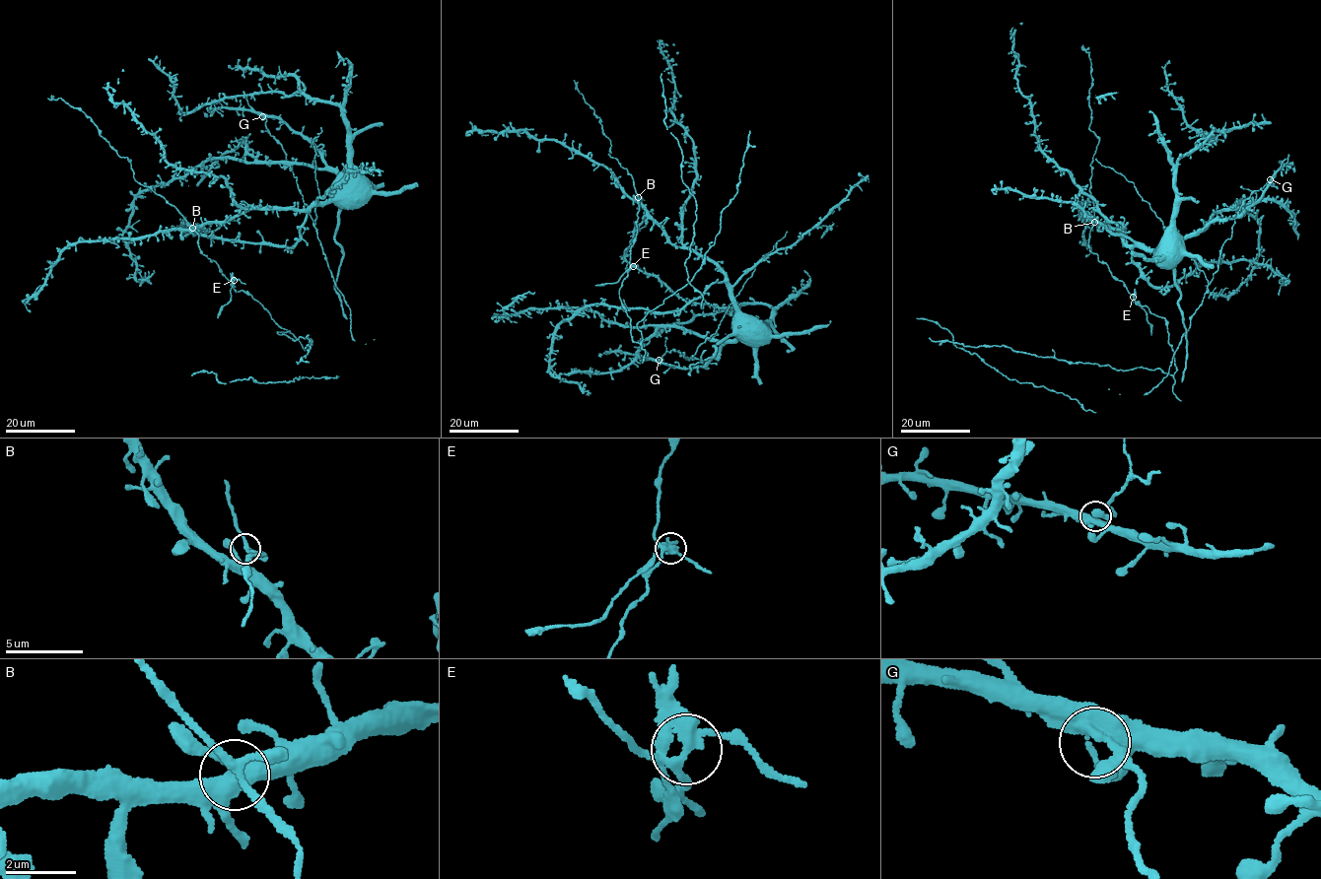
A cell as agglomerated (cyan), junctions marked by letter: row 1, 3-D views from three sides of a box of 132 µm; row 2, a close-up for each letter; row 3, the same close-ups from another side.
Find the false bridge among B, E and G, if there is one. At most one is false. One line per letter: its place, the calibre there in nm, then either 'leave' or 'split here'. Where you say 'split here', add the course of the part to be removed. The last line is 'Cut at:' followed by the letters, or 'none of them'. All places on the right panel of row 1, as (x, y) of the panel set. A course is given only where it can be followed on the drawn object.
B: place (1094, 222); calibre 180 nm; leave
E: place (1133, 297); calibre 320 nm; split here; course (1133, 297), (1145, 310), (1151, 335)
G: place (1270, 179); calibre 280 nm; leave
Cut at: E

